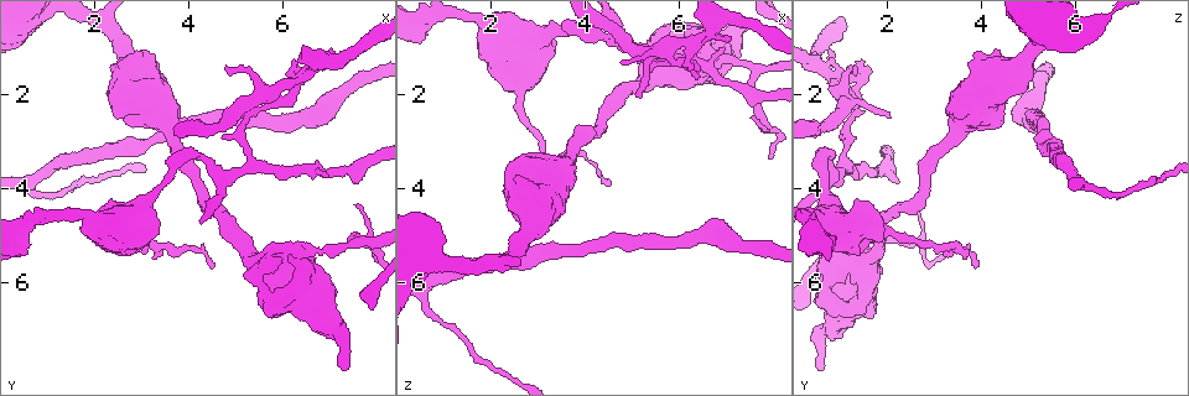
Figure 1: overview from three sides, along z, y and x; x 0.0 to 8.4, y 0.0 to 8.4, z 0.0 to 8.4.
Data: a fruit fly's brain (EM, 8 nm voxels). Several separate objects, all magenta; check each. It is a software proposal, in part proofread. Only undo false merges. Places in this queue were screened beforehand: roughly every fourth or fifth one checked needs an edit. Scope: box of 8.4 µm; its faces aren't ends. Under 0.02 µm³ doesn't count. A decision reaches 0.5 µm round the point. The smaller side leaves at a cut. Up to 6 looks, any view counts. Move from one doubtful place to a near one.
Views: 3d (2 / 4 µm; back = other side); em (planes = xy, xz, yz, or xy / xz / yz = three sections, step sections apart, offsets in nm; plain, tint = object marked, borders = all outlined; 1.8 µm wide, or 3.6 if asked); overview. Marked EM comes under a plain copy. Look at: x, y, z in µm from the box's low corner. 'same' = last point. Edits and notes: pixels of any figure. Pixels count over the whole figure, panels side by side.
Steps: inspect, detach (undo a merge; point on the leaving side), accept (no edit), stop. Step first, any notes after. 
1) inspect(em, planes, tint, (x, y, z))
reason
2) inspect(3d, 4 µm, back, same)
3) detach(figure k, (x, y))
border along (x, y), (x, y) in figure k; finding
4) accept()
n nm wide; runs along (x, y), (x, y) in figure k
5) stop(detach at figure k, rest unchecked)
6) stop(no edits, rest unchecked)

inspect(em, xy, step 16, borders, (5.25, 3.50, 1.10))
arms part here

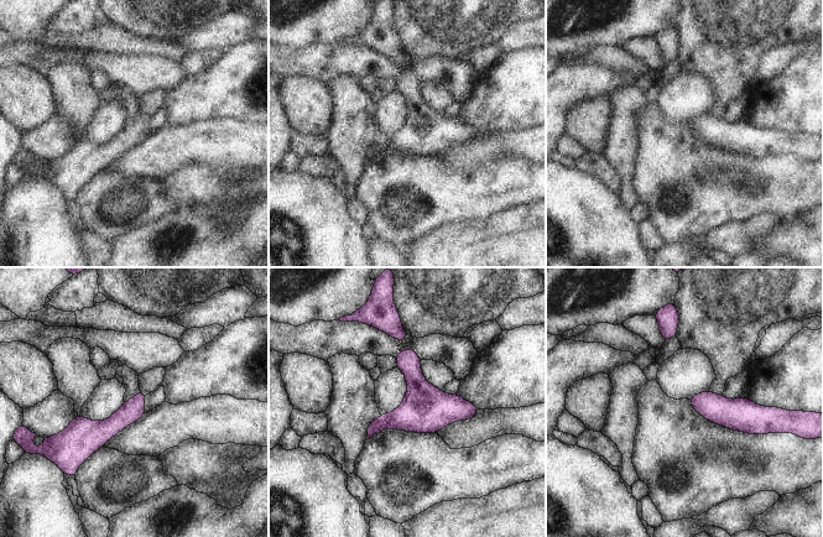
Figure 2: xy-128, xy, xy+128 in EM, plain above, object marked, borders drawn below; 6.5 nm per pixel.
inspect(em, xz, step 8, borders, same)

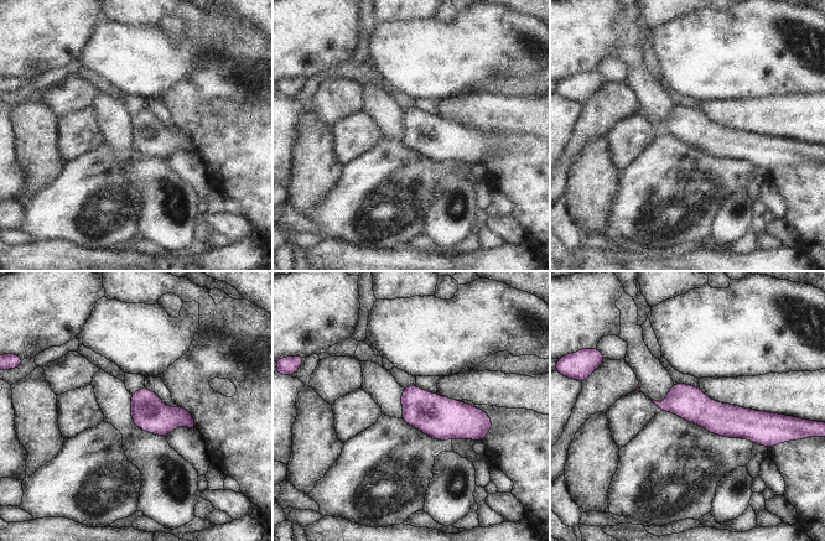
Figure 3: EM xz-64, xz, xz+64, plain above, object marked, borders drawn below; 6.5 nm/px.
accept()
runs along (662, 405), (762, 421) in figure 3; all the same neuron

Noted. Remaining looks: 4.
inspect(em, 3.6 µm, yz, step 4, tint, (2.95, 4.50, 0.90))
sudden change in width

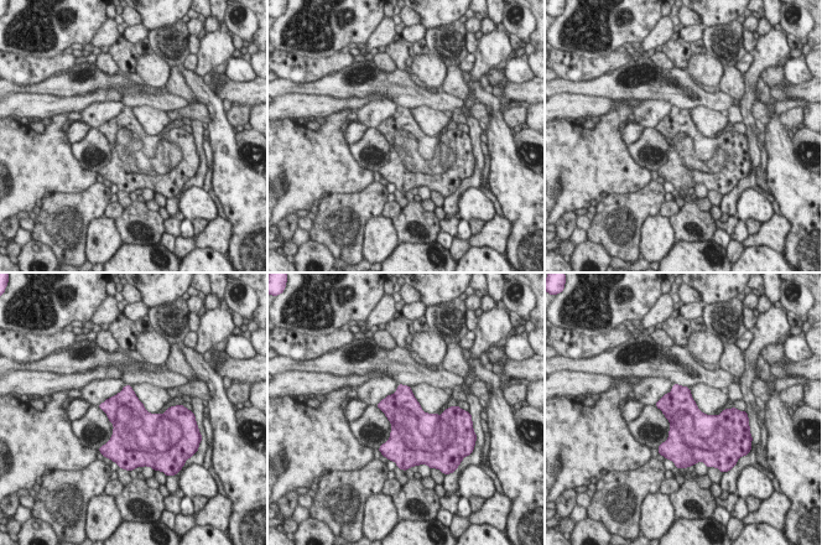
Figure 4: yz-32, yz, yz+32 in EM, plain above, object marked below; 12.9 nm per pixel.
accept()
continuous, no second neuron

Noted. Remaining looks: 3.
inspect(em, 3.6 µm, planes, tint, (7.15, 7.05, 0.80))
abrupt turn

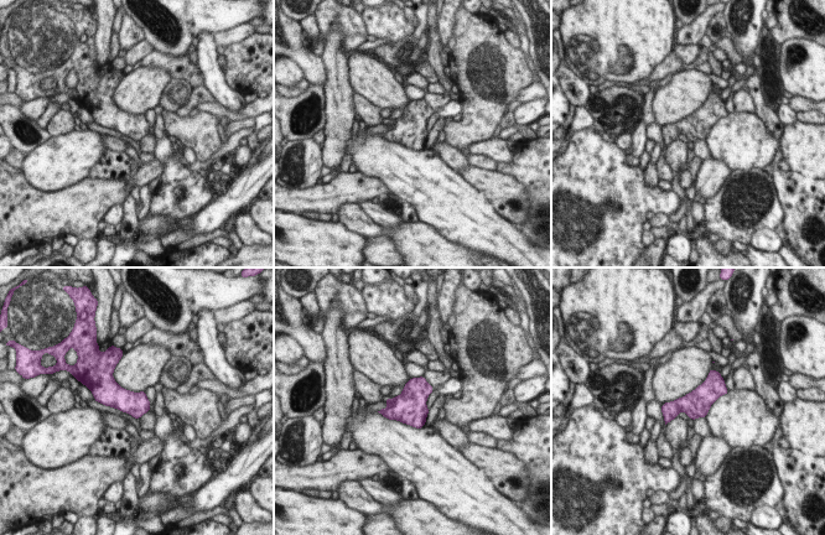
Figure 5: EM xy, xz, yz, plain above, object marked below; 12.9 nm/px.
accept()
all the same neuron

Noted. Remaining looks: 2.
stop(no edits, rest unchecked)

